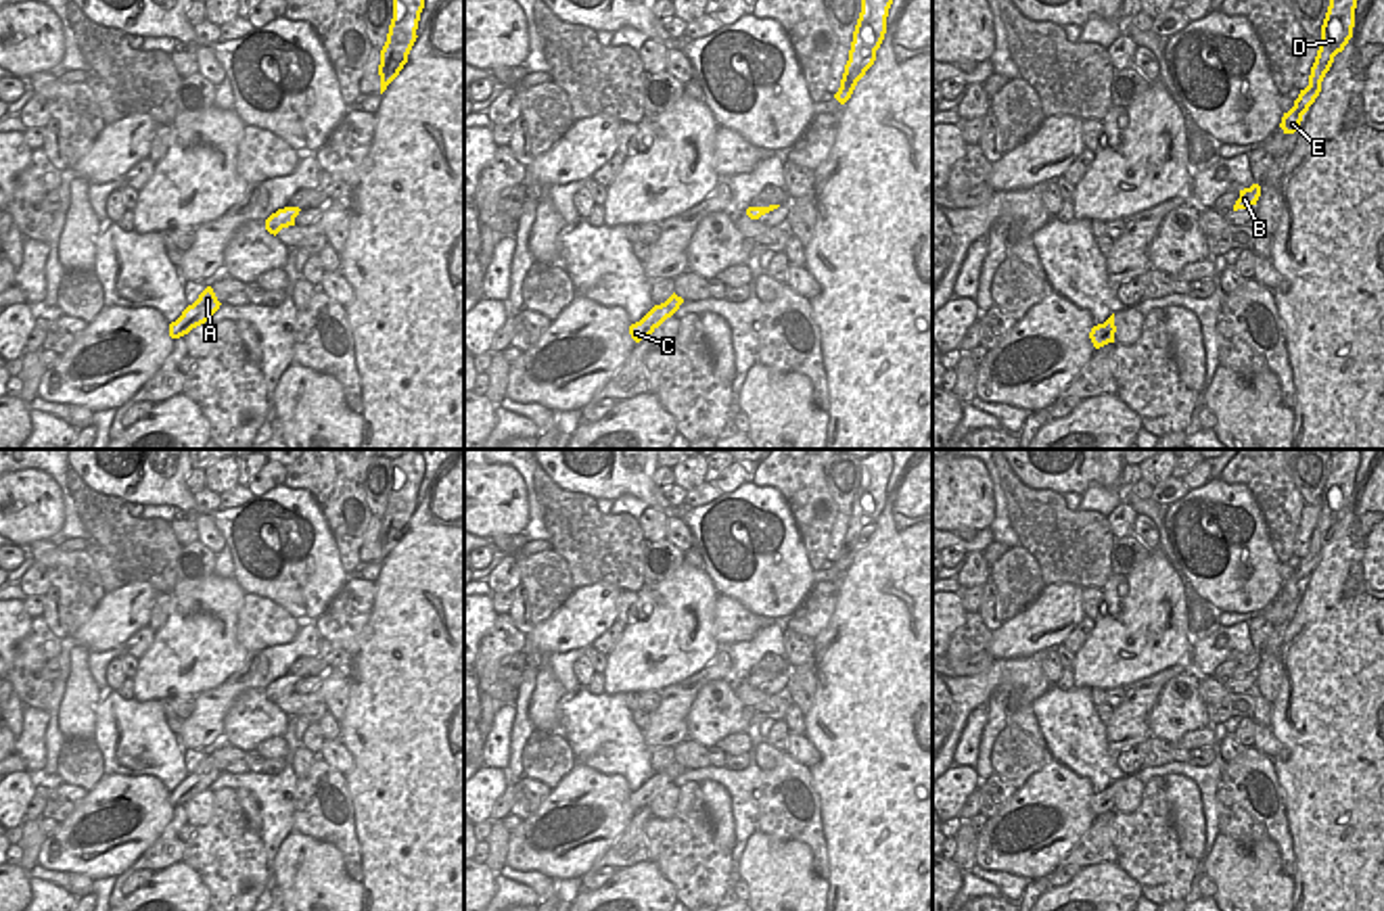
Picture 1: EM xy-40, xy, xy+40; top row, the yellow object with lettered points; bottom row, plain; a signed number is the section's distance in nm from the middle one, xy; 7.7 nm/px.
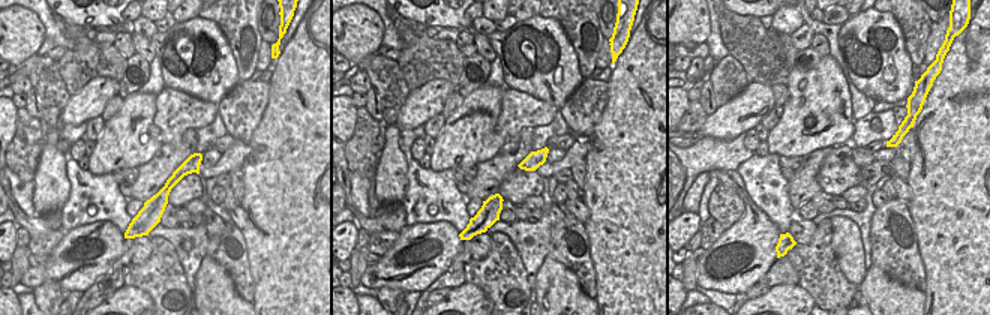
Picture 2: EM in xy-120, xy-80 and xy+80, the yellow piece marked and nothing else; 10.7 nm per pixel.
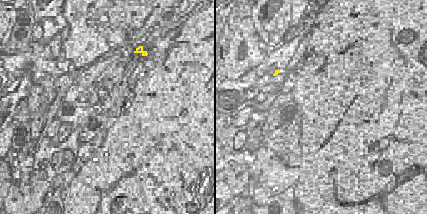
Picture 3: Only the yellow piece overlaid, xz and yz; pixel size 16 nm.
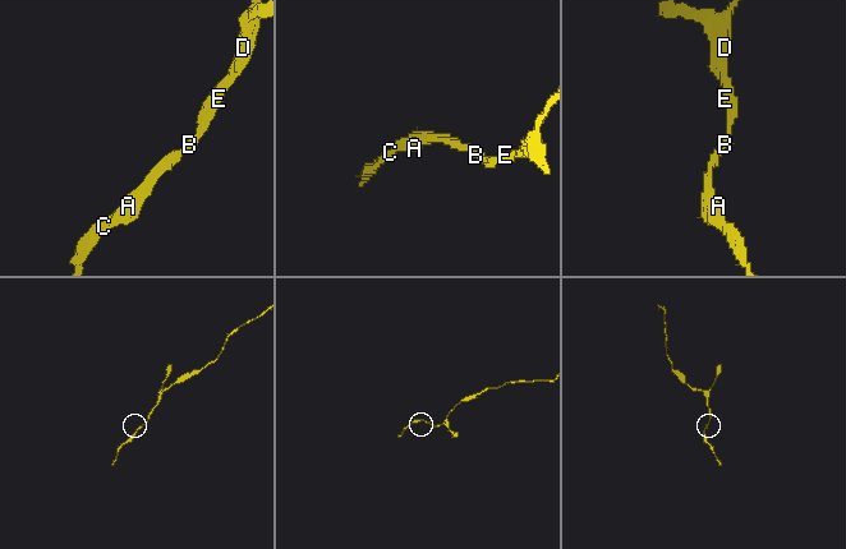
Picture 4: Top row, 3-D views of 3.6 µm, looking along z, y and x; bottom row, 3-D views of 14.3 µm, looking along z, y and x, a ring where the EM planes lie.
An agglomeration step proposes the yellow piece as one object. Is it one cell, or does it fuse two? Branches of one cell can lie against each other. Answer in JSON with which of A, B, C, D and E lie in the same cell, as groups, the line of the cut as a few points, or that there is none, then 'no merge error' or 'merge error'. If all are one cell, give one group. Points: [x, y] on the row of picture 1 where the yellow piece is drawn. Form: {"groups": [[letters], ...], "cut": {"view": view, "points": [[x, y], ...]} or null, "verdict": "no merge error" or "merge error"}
{"groups": [["A", "B", "C", "D", "E"]], "cut": null, "verdict": "no merge error"}

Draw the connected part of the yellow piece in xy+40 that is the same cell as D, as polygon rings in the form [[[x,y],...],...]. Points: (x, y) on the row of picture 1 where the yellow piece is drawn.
[[[1330,0],[1323,25],[1321,44],[1311,67],[1309,86],[1300,90],[1294,107],[1284,113],[1279,127],[1284,134],[1300,130],[1302,115],[1315,102],[1321,92],[1321,81],[1330,71],[1334,56],[1344,50],[1353,38],[1357,0]]]

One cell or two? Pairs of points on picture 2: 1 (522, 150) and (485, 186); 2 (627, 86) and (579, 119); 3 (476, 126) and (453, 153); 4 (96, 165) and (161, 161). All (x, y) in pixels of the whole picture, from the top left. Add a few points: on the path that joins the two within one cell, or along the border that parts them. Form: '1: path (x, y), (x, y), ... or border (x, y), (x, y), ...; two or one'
1: path (512, 156), (492, 176); one
2: border (608, 83), (605, 108), (600, 120), (590, 132); two
3: path (471, 132), (458, 147); one
4: border (162, 144), (149, 161), (137, 167); two

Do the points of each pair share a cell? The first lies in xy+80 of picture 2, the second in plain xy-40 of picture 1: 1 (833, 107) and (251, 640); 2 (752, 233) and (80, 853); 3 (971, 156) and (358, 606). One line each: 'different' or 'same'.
1: different
2: same
3: different

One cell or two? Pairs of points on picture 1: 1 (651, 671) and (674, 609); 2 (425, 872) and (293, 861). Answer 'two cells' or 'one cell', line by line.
1: one cell
2: two cells

